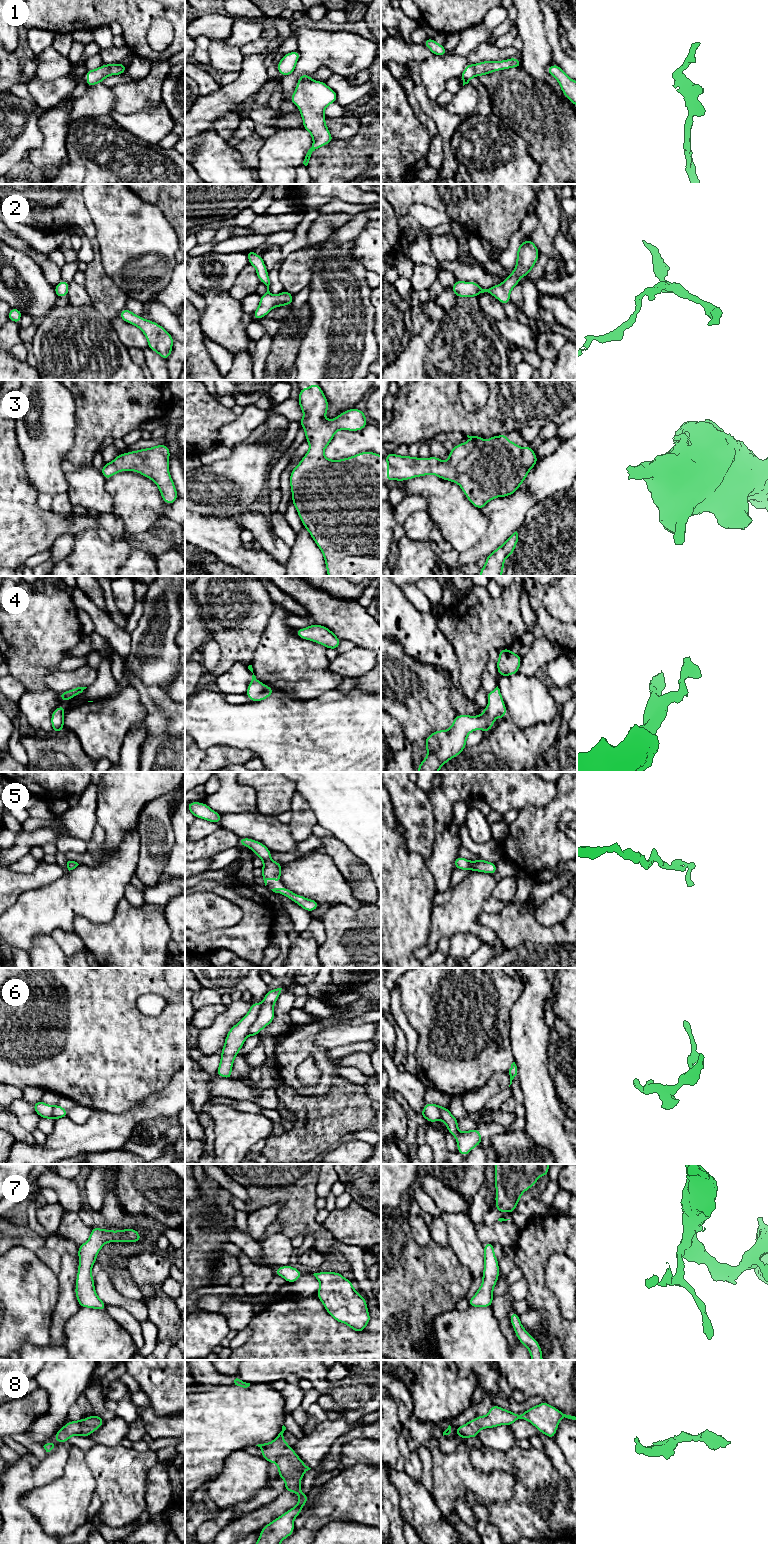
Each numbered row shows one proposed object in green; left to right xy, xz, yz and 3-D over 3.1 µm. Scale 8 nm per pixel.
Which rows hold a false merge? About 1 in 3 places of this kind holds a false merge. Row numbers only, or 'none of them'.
6

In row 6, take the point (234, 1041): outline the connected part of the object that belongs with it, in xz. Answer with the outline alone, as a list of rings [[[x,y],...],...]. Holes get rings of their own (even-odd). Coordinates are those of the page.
[[[253,1002],[248,1013],[229,1030],[222,1048],[220,1064],[216,1071],[217,1075],[233,1079],[231,1070],[235,1057],[243,1047],[248,1036],[249,1028],[257,1019],[261,1006],[261,1003]]]

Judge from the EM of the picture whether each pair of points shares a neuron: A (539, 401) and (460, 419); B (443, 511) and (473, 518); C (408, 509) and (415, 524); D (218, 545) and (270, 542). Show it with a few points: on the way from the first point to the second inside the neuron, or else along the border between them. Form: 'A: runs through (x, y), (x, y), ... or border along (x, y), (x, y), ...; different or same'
A: runs through (519, 401), (494, 419), (480, 419); same
B: runs through (450, 512), (457, 518), (466, 518); same
C: border along (424, 510), (414, 511), (402, 524); different
D: border along (261, 548), (279, 563); different

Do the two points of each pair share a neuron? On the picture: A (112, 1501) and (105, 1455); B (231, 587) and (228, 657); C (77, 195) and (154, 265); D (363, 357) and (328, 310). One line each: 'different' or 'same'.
A: same
B: same
C: different
D: same

